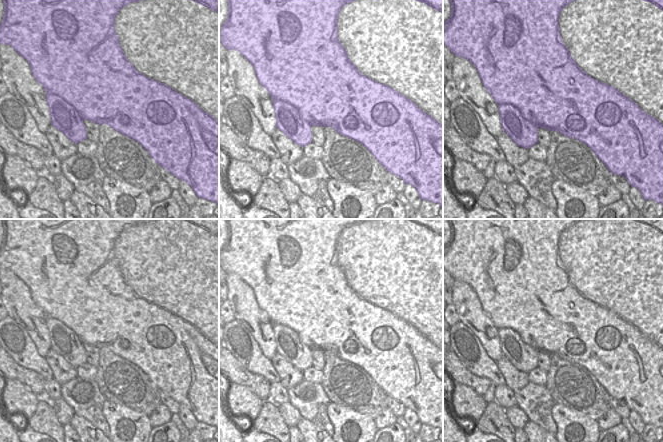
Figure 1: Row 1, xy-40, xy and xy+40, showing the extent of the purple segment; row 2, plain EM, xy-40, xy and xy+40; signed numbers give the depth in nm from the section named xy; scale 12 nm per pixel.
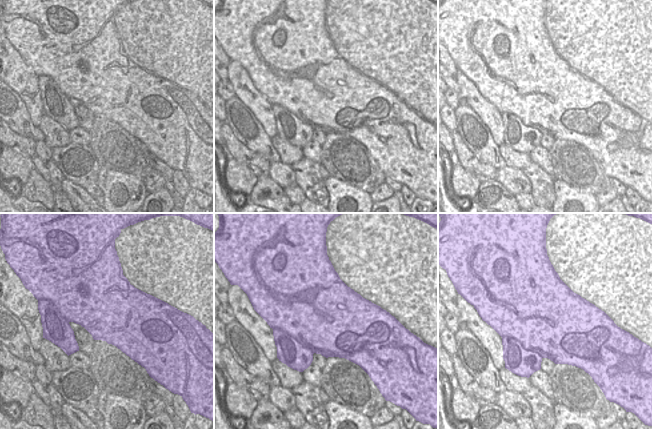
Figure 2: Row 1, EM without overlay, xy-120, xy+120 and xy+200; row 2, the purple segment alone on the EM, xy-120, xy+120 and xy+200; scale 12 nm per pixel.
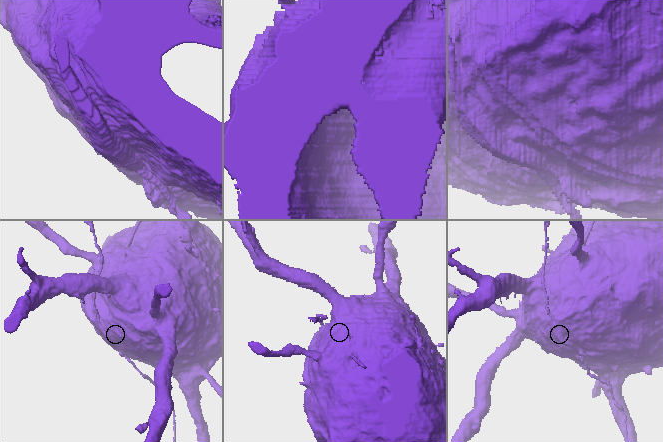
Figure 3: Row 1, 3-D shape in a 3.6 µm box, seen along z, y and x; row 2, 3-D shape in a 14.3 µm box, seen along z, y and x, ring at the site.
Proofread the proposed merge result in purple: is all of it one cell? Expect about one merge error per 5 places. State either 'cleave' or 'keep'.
keep

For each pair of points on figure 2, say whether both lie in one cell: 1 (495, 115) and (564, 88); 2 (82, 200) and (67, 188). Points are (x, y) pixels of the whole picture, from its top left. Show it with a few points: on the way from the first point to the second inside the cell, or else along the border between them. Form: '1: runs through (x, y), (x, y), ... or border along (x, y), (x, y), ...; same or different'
1: border along (484, 97), (501, 113), (502, 134), (504, 136); different
2: runs through (78, 197), (71, 190); same

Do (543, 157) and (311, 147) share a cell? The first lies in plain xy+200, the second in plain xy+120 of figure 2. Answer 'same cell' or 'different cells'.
same cell

